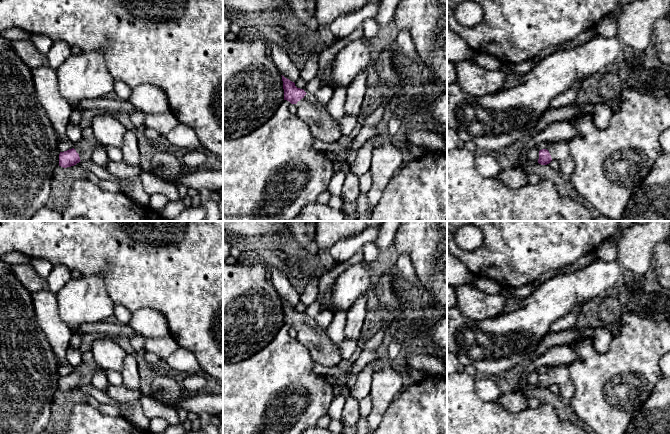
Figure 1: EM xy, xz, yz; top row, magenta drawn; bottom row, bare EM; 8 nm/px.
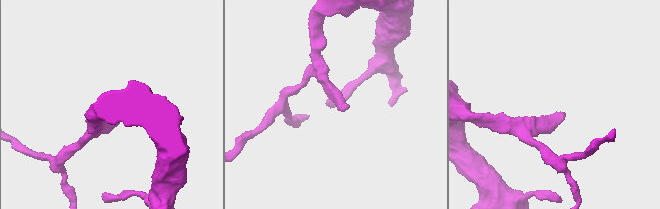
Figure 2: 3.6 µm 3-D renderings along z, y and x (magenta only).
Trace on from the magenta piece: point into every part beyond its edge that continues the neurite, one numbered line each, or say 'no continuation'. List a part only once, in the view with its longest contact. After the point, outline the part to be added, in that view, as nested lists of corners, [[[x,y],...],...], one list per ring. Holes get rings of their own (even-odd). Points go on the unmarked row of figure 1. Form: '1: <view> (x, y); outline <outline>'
1: xy (85, 371); outline [[[82,362],[78,367],[74,369],[73,372],[79,378],[81,385],[87,385],[91,383],[93,375],[97,371],[98,367],[99,366],[95,362]]]

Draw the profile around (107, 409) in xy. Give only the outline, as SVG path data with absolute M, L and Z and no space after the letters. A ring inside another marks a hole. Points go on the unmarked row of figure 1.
M103 403L100 404L97 409L104 415L115 417L122 416L122 412L118 405Z

